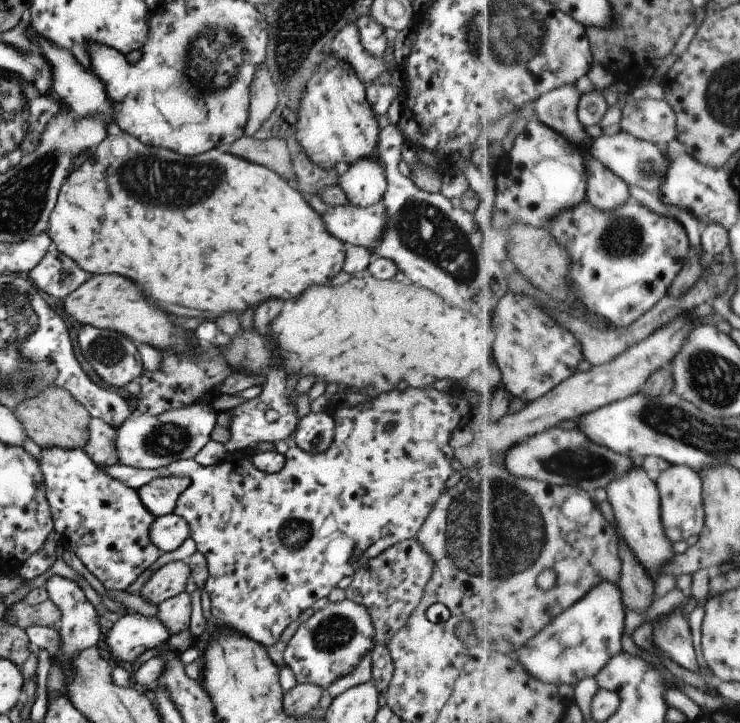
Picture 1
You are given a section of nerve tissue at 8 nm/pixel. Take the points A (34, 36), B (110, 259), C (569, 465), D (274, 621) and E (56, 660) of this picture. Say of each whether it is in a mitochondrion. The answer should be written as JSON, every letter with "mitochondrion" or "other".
{"A":"other","B":"other","C":"mitochondrion","D":"other","E":"other"}

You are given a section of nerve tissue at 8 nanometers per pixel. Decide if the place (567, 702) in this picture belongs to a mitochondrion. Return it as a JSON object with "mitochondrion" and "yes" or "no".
{"mitochondrion":"no"}

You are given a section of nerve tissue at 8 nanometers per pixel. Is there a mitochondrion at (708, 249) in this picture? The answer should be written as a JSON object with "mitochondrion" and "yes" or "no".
{"mitochondrion":"no"}

